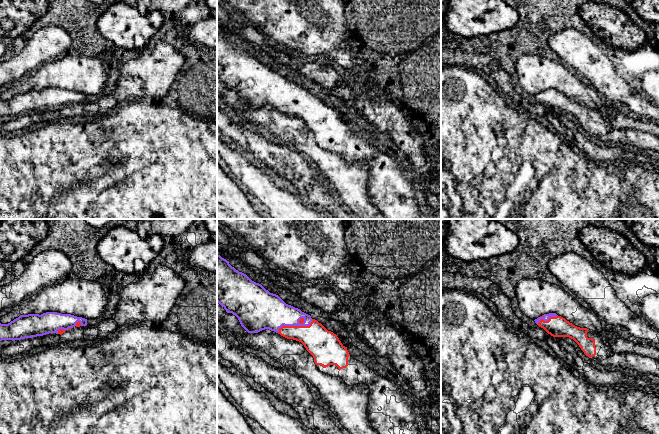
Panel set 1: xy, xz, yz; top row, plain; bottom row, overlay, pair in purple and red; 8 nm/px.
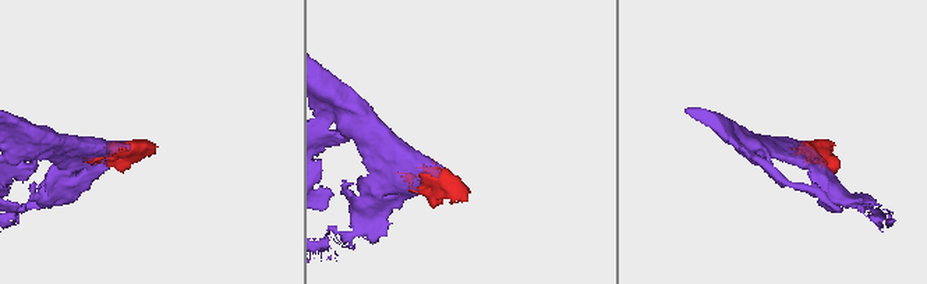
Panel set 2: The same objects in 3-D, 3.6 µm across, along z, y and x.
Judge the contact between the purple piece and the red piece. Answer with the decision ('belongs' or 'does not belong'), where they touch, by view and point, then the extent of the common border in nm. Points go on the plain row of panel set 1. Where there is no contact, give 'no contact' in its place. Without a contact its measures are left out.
belongs | xz (295, 101) | 300 nm

